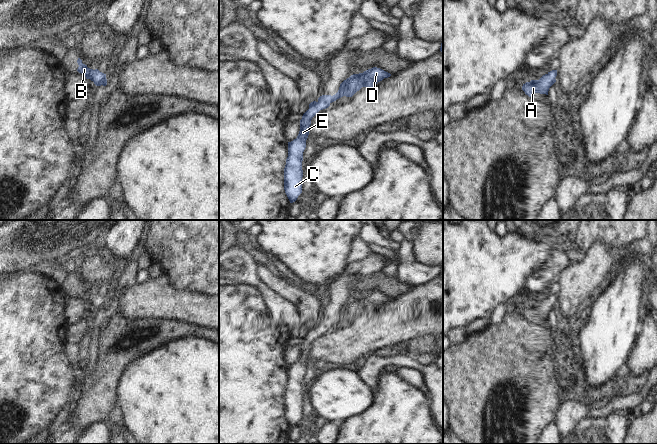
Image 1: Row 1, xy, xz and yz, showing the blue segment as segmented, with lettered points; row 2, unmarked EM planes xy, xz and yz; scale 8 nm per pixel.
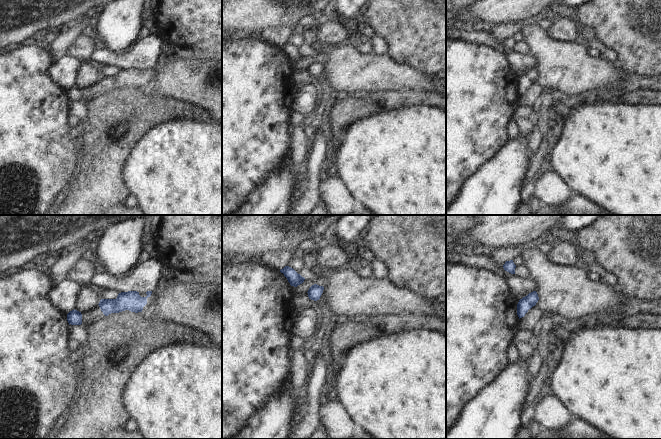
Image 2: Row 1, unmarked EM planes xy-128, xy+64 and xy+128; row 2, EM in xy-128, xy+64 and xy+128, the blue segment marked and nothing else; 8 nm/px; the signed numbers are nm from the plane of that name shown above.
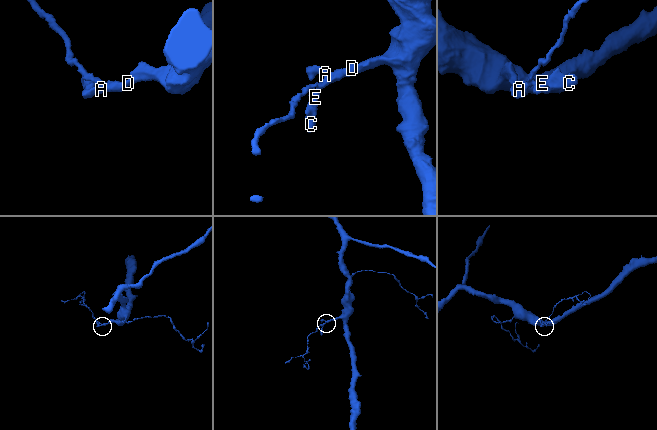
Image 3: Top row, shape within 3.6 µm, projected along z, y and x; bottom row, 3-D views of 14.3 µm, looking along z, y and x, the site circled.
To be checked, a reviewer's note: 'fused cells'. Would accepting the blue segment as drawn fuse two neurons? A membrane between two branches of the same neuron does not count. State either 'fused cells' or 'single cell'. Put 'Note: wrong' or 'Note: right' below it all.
single cell
Note: wrong

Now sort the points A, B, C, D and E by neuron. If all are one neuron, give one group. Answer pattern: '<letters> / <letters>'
A B C D E

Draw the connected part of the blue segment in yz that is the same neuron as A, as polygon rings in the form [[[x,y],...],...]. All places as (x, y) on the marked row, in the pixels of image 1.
[[[552,70],[543,75],[539,80],[531,80],[522,86],[522,90],[529,97],[535,93],[548,95],[549,88],[556,82],[557,70]]]

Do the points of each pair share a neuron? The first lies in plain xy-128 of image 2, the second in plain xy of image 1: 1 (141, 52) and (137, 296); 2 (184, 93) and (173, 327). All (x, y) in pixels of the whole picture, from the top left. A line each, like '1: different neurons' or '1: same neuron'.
1: different neurons
2: different neurons

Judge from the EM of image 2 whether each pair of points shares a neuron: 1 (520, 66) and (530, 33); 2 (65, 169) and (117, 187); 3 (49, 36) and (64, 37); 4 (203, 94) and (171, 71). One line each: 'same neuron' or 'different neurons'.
1: different neurons
2: different neurons
3: different neurons
4: same neuron

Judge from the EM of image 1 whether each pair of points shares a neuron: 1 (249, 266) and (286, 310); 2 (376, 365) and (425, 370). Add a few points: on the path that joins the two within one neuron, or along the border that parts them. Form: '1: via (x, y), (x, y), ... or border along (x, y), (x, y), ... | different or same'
1: via (251, 277), (275, 301) | same
2: via (388, 360), (404, 360), (413, 363) | same

